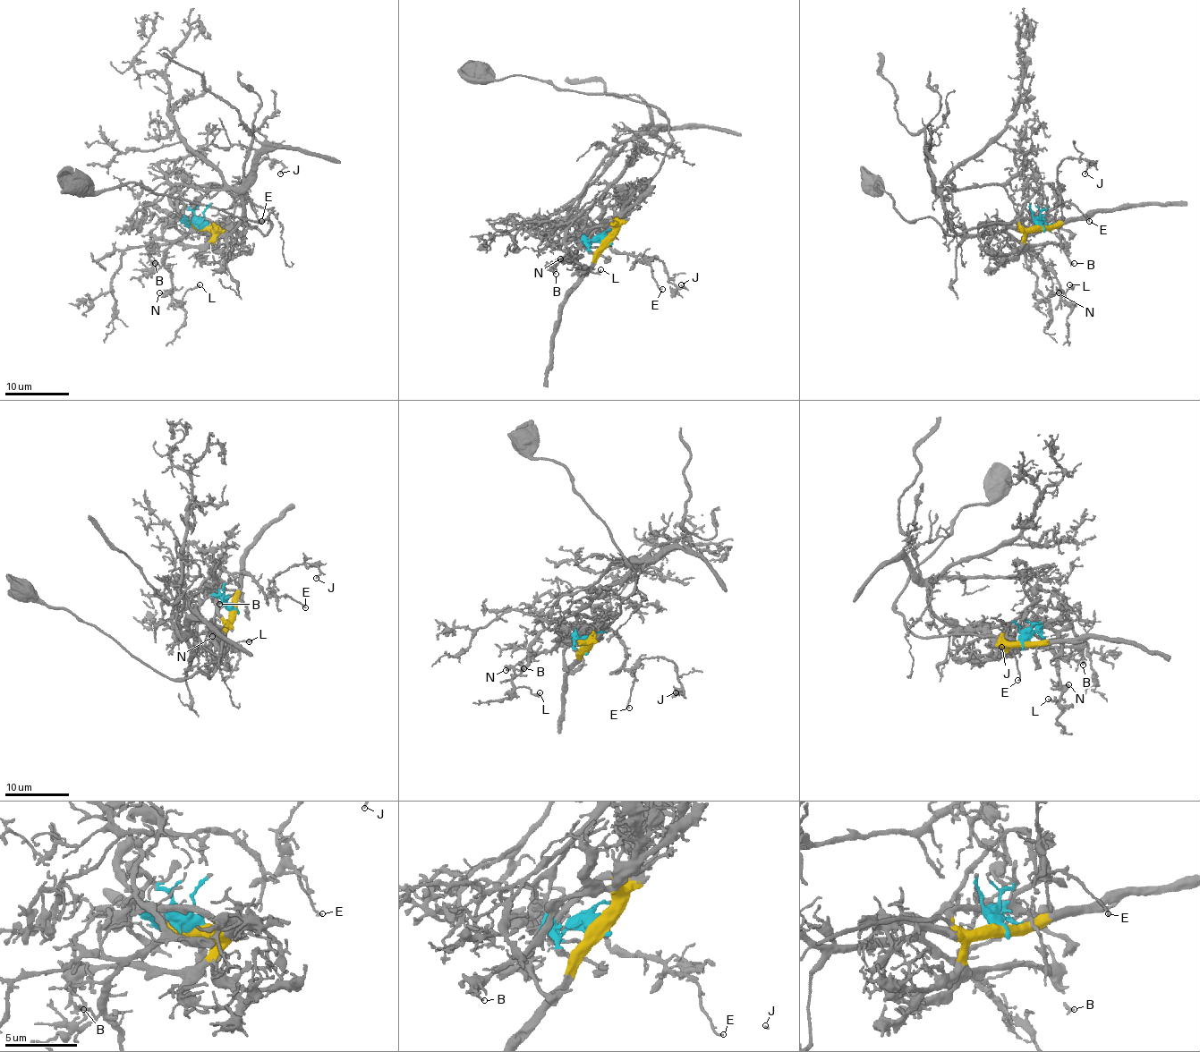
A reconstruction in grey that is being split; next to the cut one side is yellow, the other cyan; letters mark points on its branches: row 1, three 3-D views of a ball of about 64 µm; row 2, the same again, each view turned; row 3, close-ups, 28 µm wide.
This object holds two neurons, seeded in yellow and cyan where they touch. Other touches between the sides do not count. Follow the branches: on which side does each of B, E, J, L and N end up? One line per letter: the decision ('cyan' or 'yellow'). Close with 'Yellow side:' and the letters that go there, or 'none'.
B: yellow
E: cyan
J: cyan
L: cyan
N: cyan
Yellow side: B

